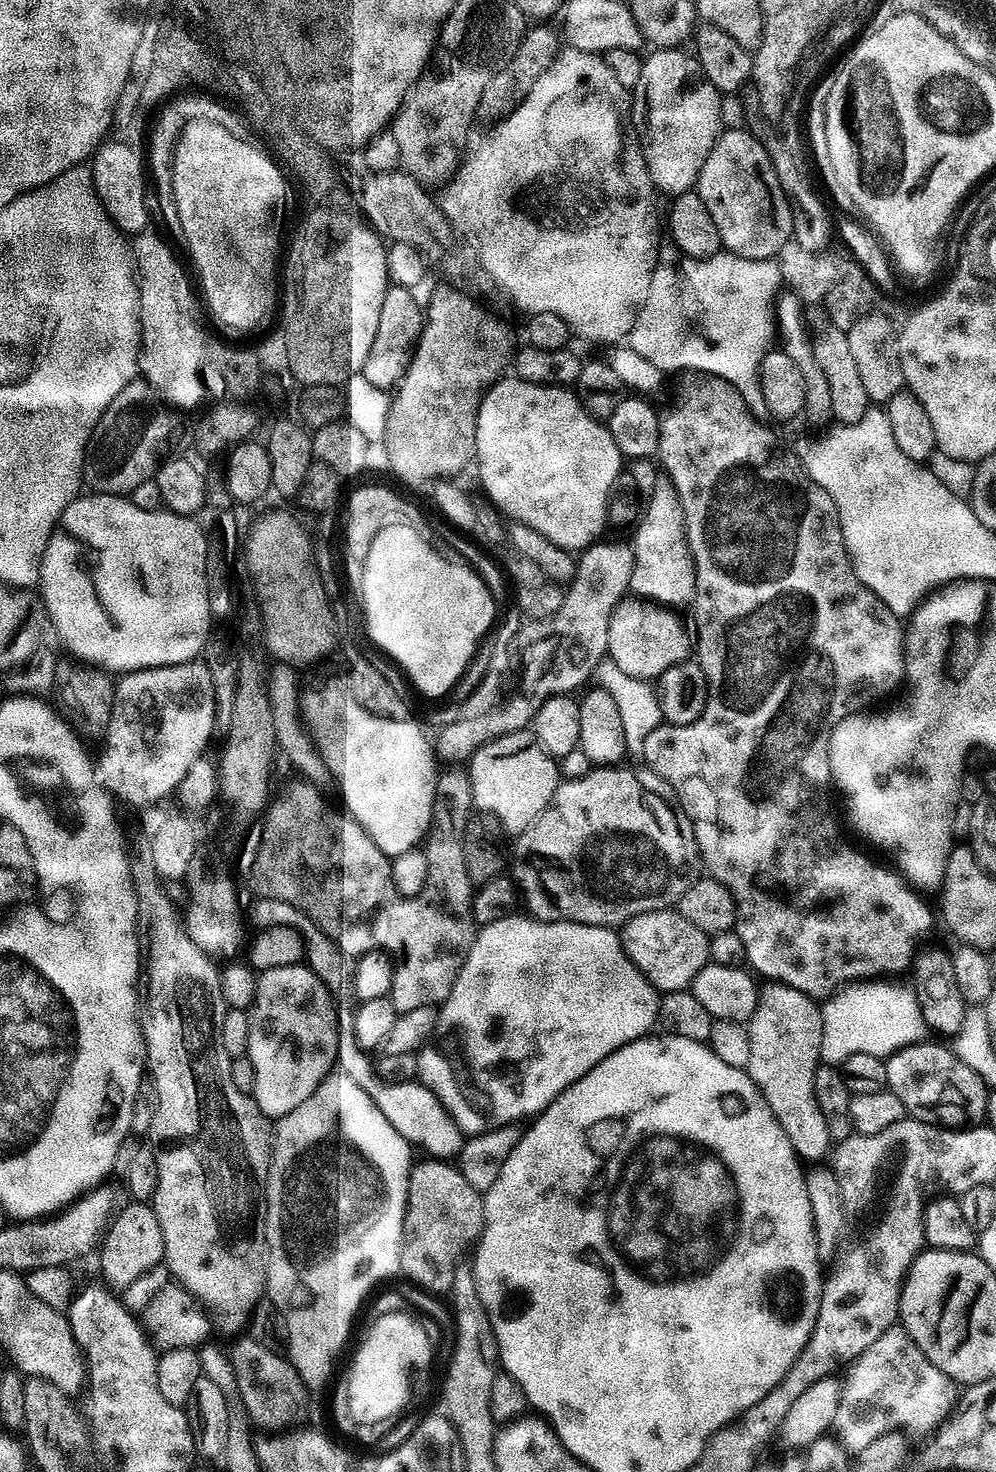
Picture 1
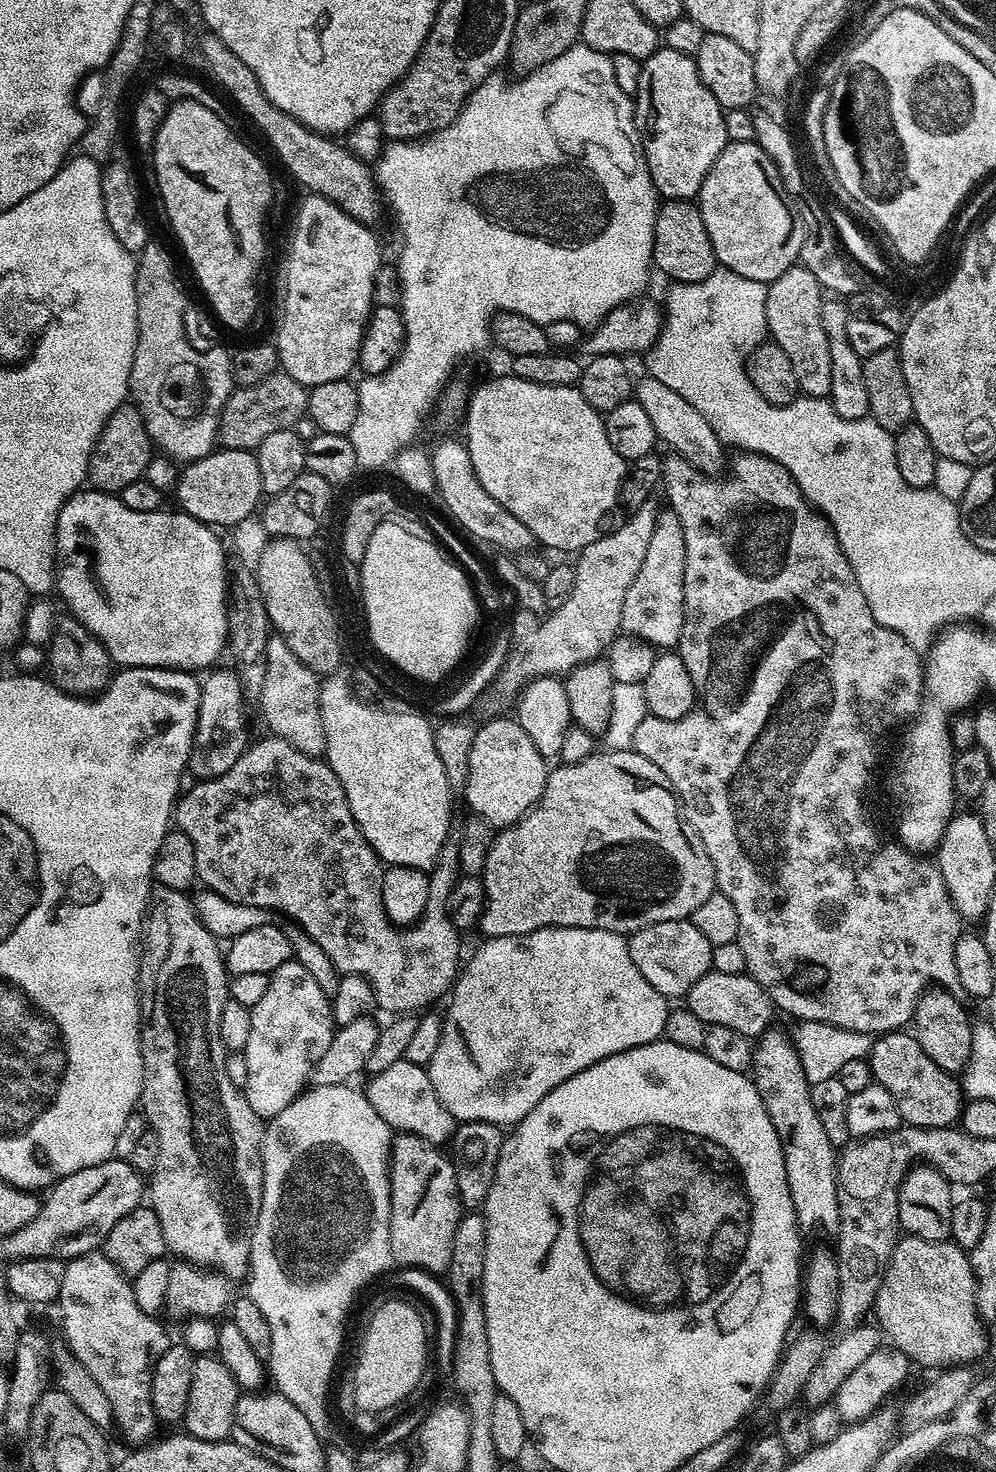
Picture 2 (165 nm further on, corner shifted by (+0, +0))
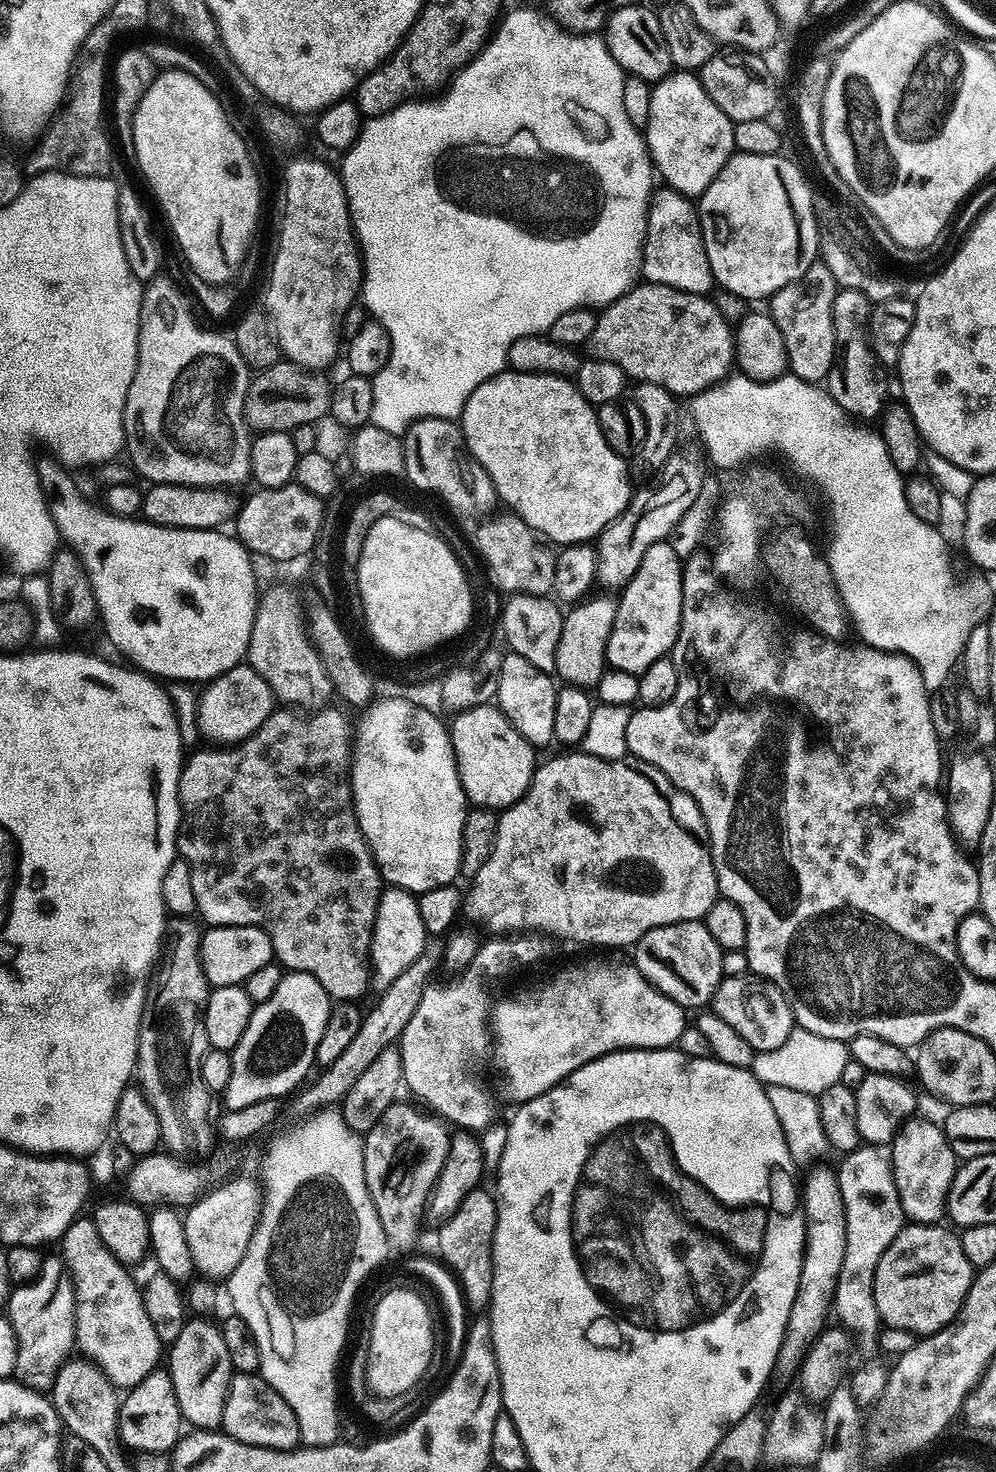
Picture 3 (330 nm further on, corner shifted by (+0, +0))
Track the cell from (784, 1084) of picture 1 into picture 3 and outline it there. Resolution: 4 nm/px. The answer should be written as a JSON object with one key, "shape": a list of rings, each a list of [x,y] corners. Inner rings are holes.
{"shape":[[[824,1168],[814,1173],[805,1184],[803,1181],[802,1207],[806,1217],[802,1274],[798,1282],[798,1294],[794,1294],[794,1306],[790,1306],[790,1318],[784,1327],[778,1357],[778,1371],[780,1370],[784,1376],[792,1377],[797,1375],[808,1347],[818,1339],[829,1323],[830,1313],[833,1311],[836,1279],[846,1255],[846,1220],[835,1171]]]}

